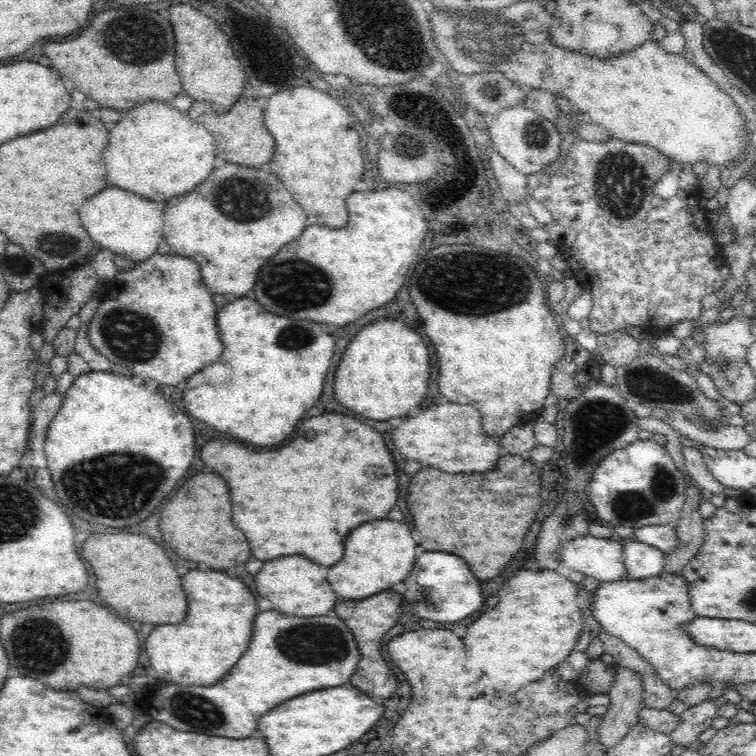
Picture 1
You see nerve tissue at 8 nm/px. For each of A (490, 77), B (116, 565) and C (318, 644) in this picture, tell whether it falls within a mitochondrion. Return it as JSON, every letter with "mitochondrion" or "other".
{"A":"mitochondrion","B":"other","C":"mitochondrion"}

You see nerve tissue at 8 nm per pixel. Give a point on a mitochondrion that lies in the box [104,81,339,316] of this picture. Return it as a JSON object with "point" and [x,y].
{"point":[237,204]}

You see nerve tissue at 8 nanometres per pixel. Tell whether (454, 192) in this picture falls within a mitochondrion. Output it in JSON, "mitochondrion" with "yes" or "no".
{"mitochondrion":"no"}

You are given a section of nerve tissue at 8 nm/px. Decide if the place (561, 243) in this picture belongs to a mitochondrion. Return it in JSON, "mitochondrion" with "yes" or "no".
{"mitochondrion":"no"}

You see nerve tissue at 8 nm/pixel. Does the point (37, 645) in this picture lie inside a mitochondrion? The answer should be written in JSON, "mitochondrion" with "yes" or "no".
{"mitochondrion":"yes"}

